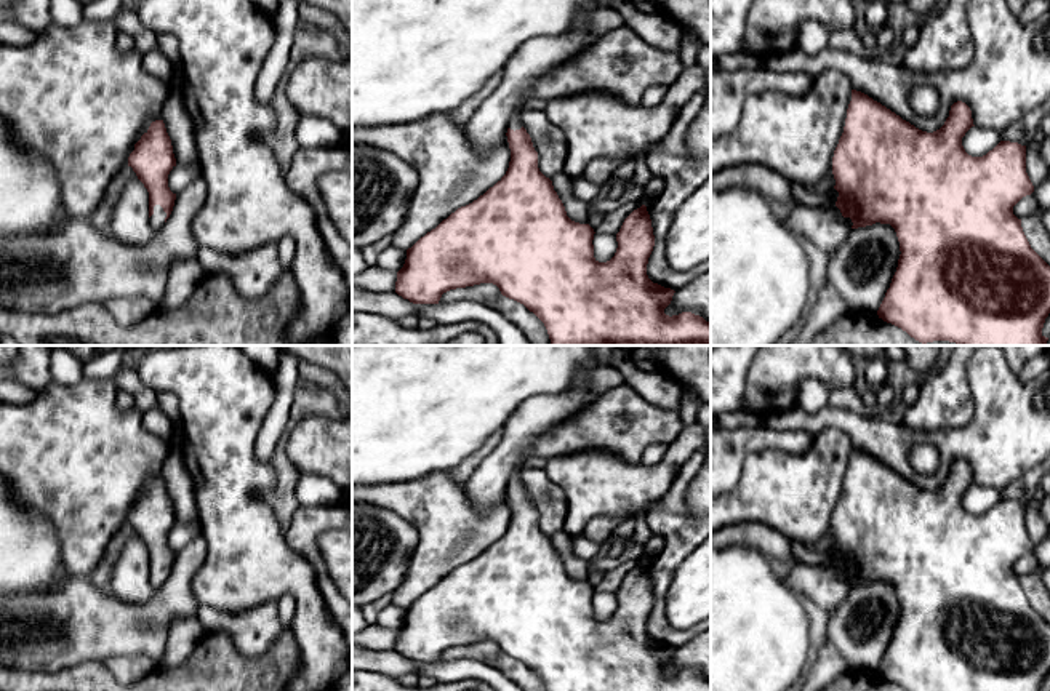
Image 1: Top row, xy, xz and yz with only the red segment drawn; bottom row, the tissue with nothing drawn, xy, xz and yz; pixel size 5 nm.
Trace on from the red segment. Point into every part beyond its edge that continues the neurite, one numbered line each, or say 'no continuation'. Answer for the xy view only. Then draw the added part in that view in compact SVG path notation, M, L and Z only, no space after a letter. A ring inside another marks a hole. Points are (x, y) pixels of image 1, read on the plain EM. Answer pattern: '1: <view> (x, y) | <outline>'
1: xy (157, 578) | M160 563L154 565L154 573L149 576L152 585L157 589L163 584L166 576L166 571L163 569L163 566Z

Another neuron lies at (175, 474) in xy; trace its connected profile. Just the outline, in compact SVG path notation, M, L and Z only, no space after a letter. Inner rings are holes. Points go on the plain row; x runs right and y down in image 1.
M179 429L174 430L171 441L162 465L162 478L171 497L176 523L200 523L192 477L182 461Z

